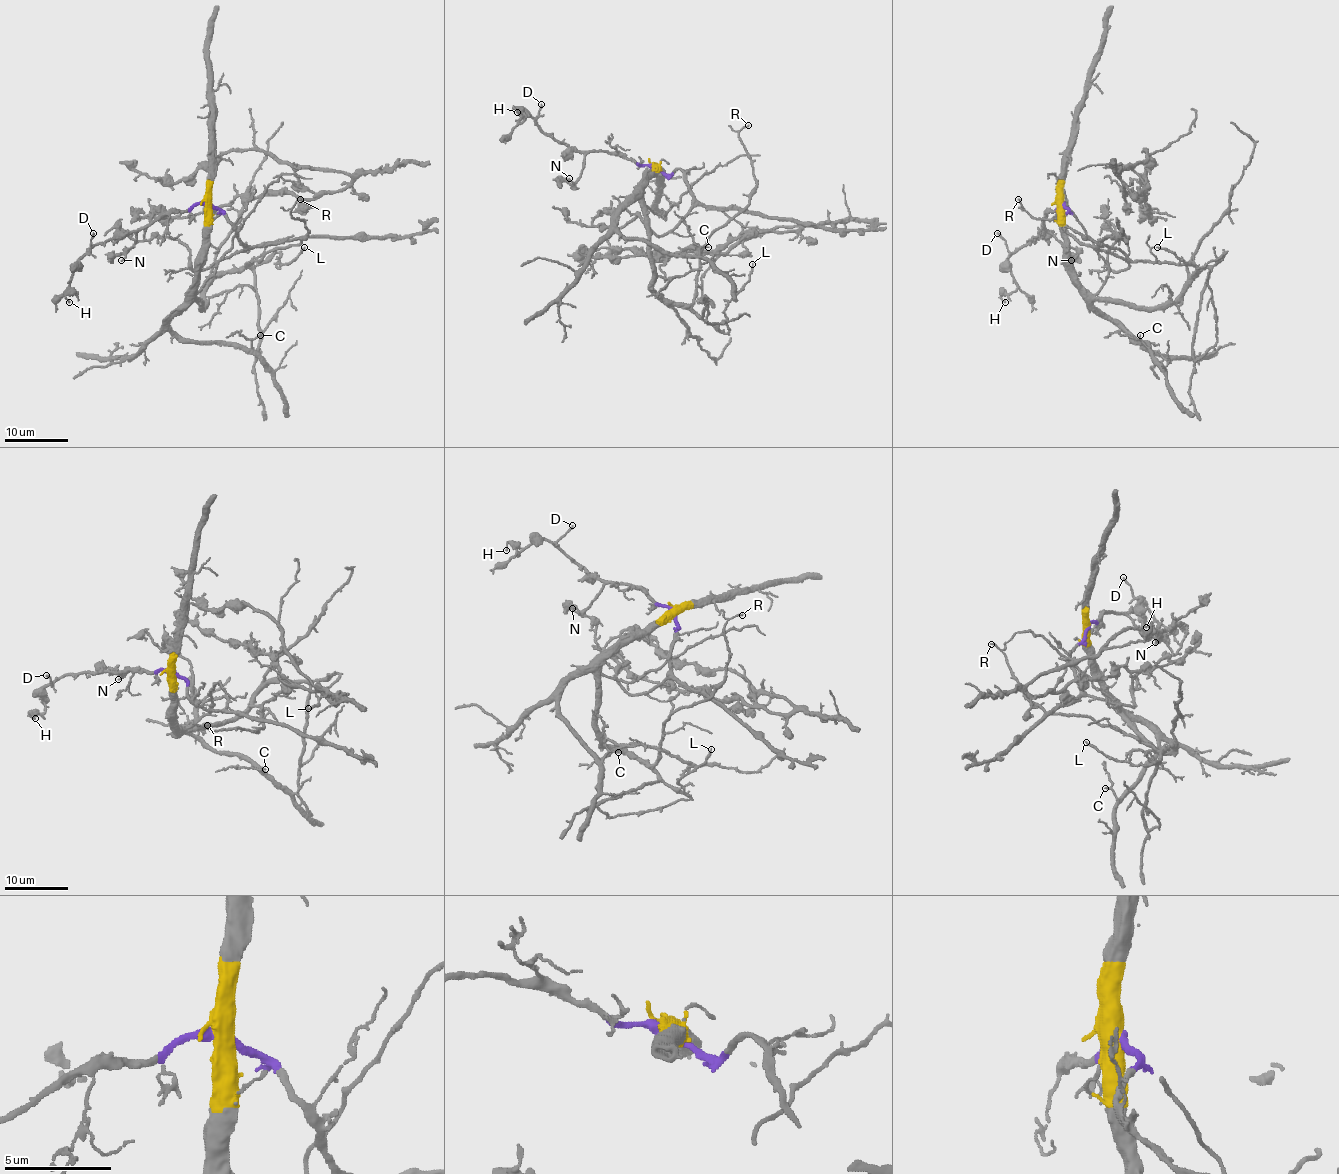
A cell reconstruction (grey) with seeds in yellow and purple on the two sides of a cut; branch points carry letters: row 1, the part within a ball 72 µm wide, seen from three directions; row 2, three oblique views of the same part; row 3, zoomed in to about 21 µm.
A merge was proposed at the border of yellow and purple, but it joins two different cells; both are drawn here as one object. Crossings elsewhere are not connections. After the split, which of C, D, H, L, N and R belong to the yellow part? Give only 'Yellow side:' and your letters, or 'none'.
Yellow side: C, L, R

